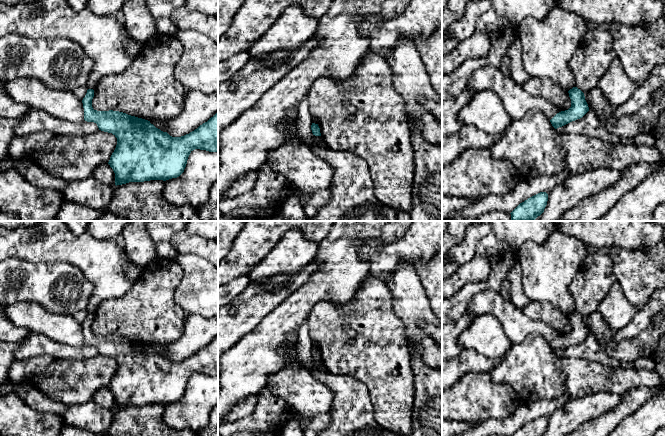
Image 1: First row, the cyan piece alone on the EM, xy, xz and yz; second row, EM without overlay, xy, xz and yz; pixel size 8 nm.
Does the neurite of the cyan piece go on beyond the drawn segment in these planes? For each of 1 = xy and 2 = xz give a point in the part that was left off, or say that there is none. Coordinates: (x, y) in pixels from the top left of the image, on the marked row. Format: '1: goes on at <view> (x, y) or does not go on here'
1: does not go on here
2: does not go on here

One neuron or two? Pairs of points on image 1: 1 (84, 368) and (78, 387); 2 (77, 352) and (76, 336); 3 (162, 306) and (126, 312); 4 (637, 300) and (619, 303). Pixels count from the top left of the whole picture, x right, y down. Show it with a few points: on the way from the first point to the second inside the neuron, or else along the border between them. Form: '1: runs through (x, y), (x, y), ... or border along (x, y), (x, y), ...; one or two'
1: runs through (84, 373), (78, 382); one
2: border along (54, 340), (73, 346), (84, 345); two
3: runs through (153, 312), (135, 312); one
4: border along (617, 281), (626, 298), (637, 309); two

